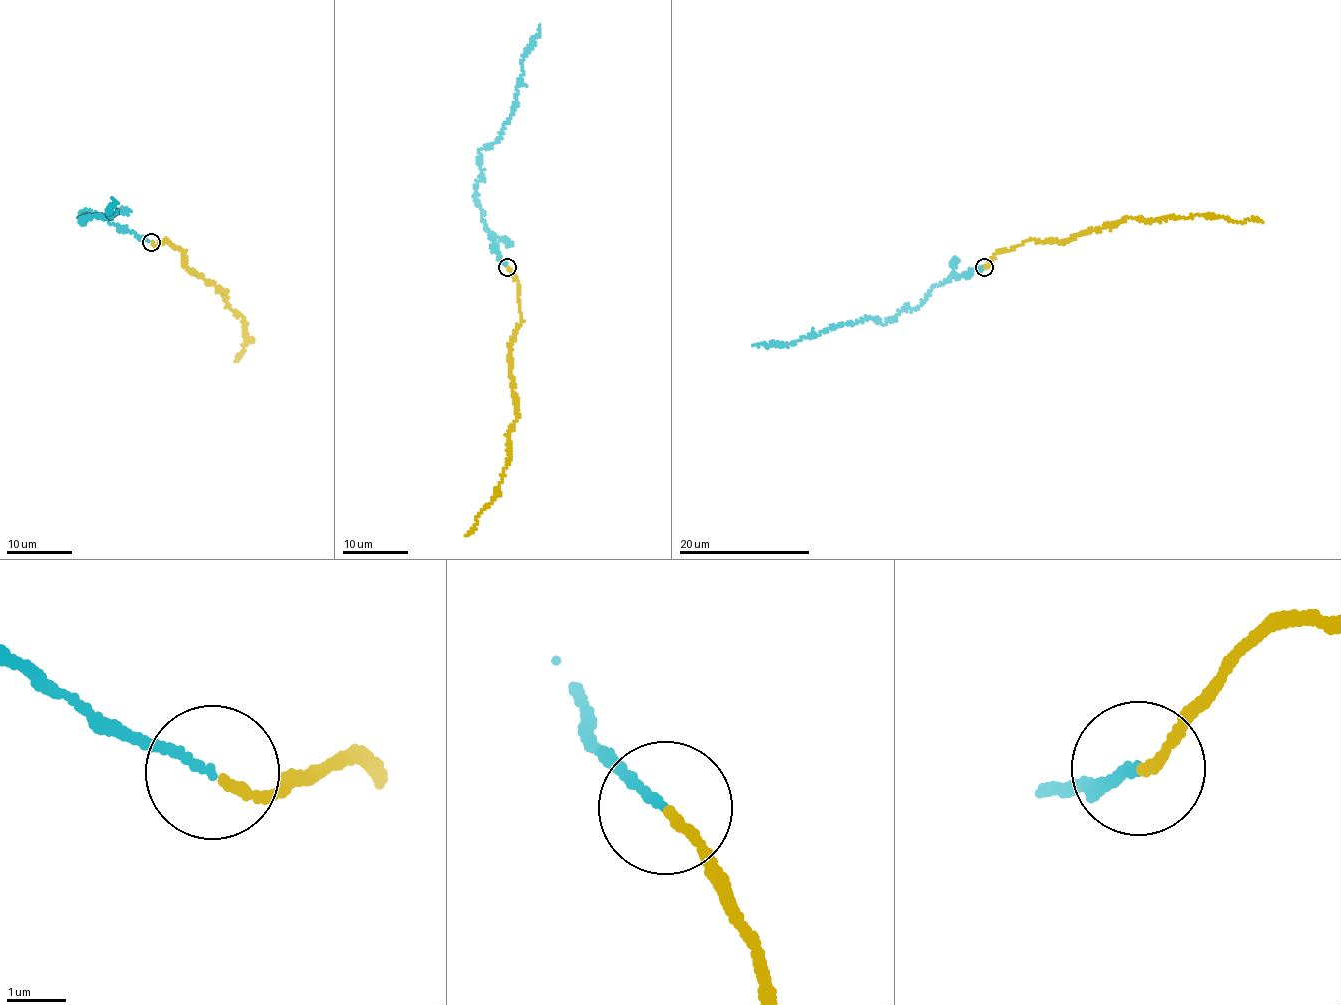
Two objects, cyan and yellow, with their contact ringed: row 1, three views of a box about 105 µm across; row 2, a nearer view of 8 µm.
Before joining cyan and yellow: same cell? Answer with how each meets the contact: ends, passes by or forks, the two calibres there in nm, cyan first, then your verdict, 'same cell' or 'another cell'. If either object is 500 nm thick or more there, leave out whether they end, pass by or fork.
cyan ends | yellow ends | 120/170 nm | same cell

